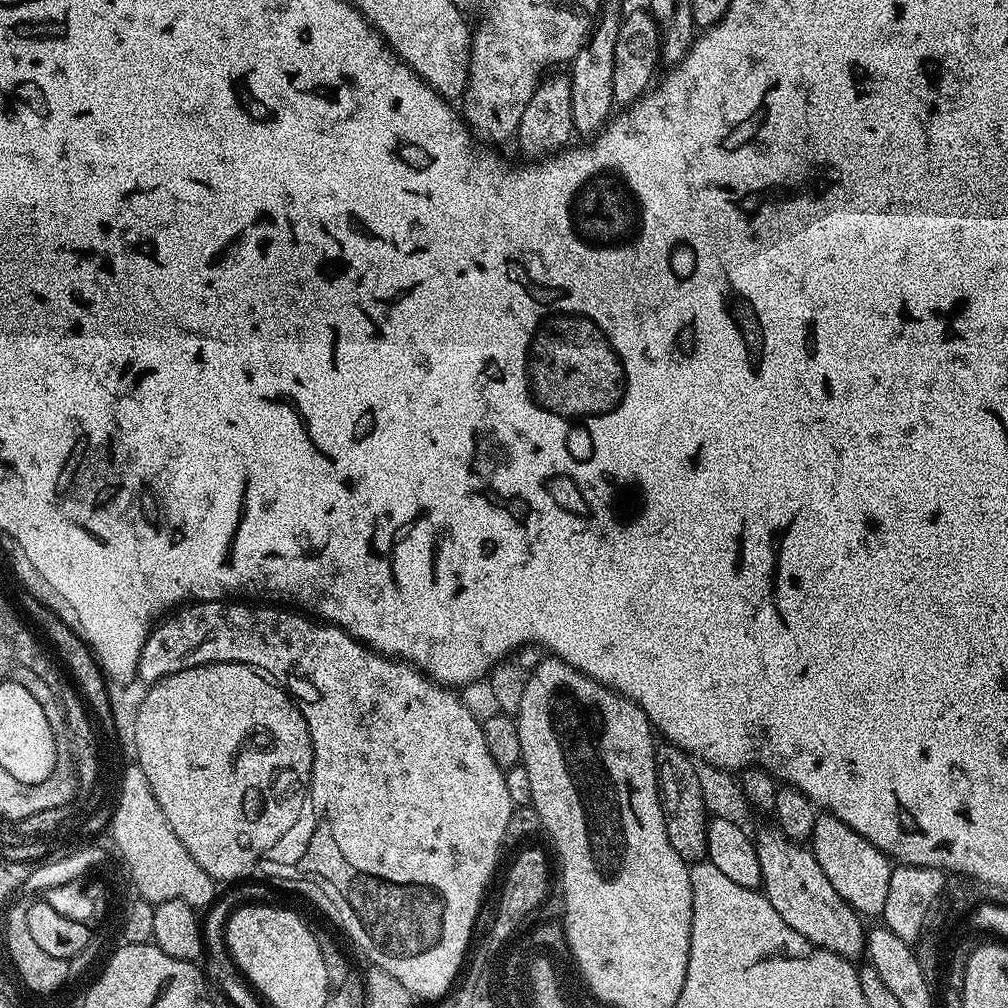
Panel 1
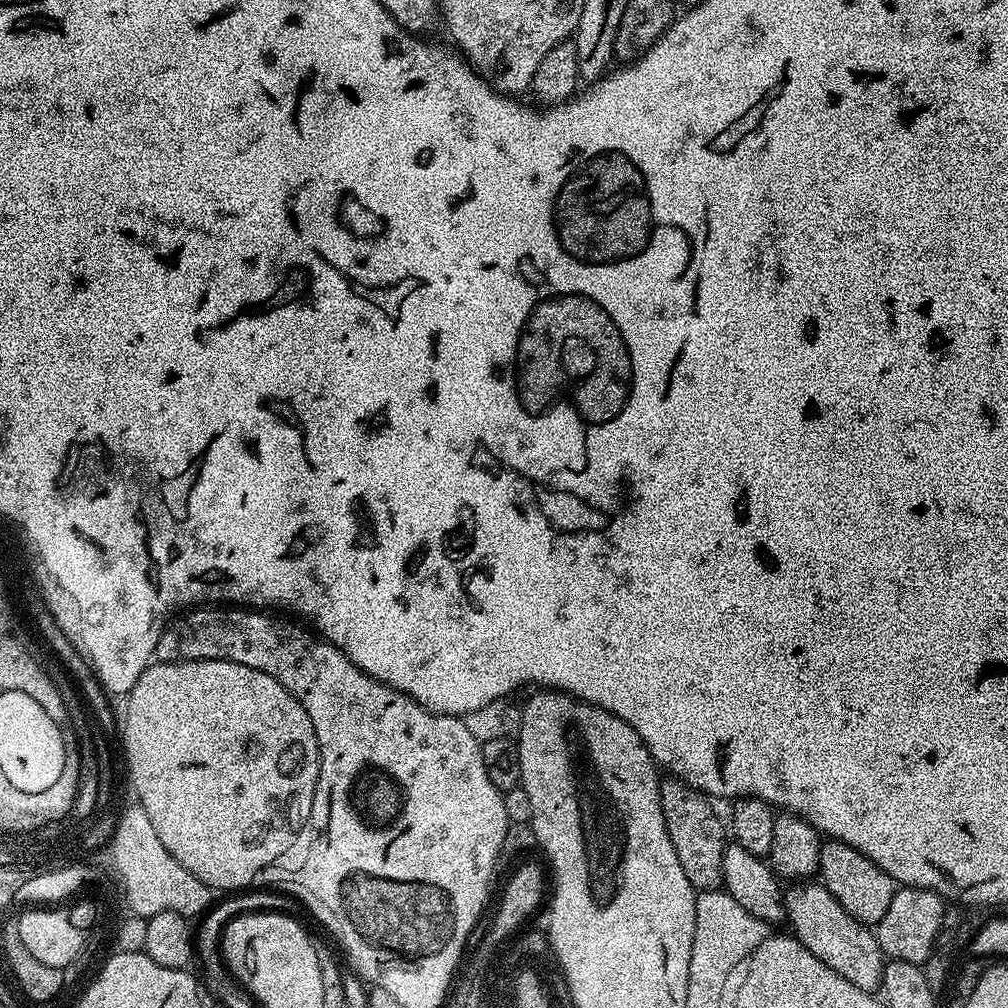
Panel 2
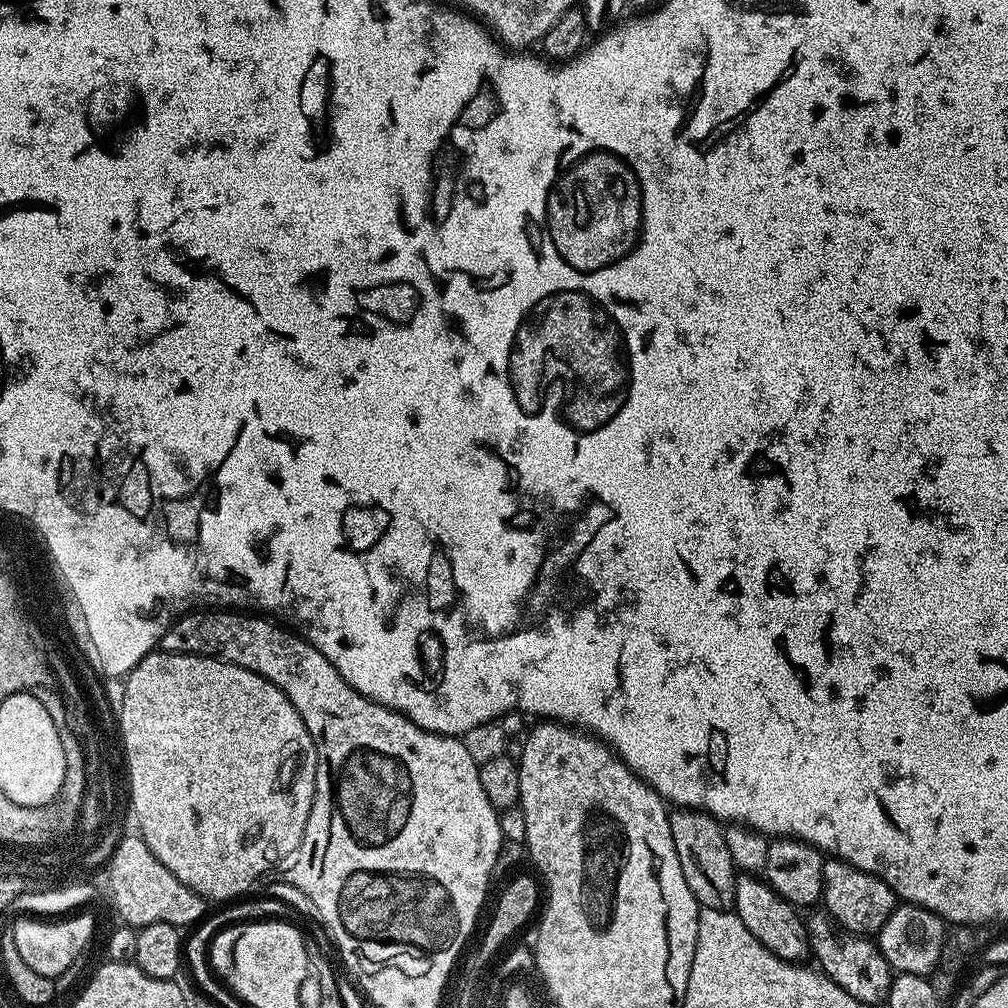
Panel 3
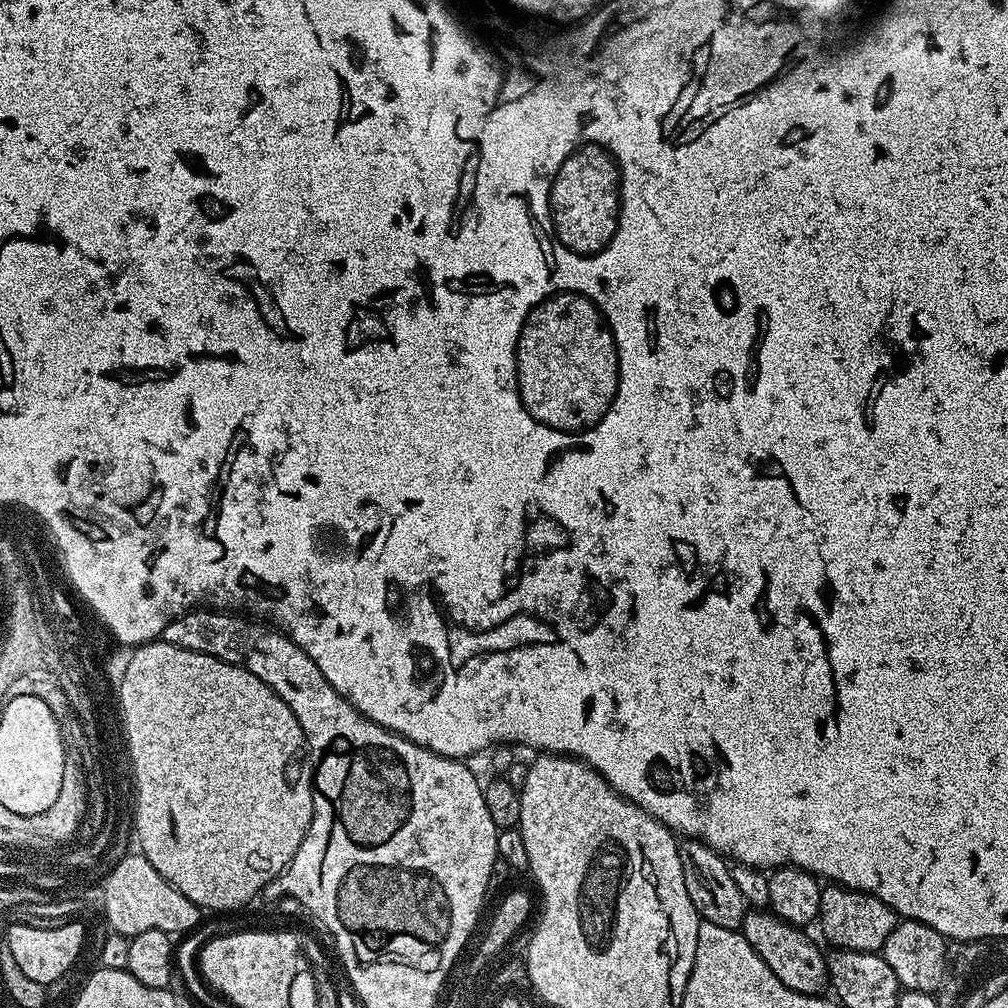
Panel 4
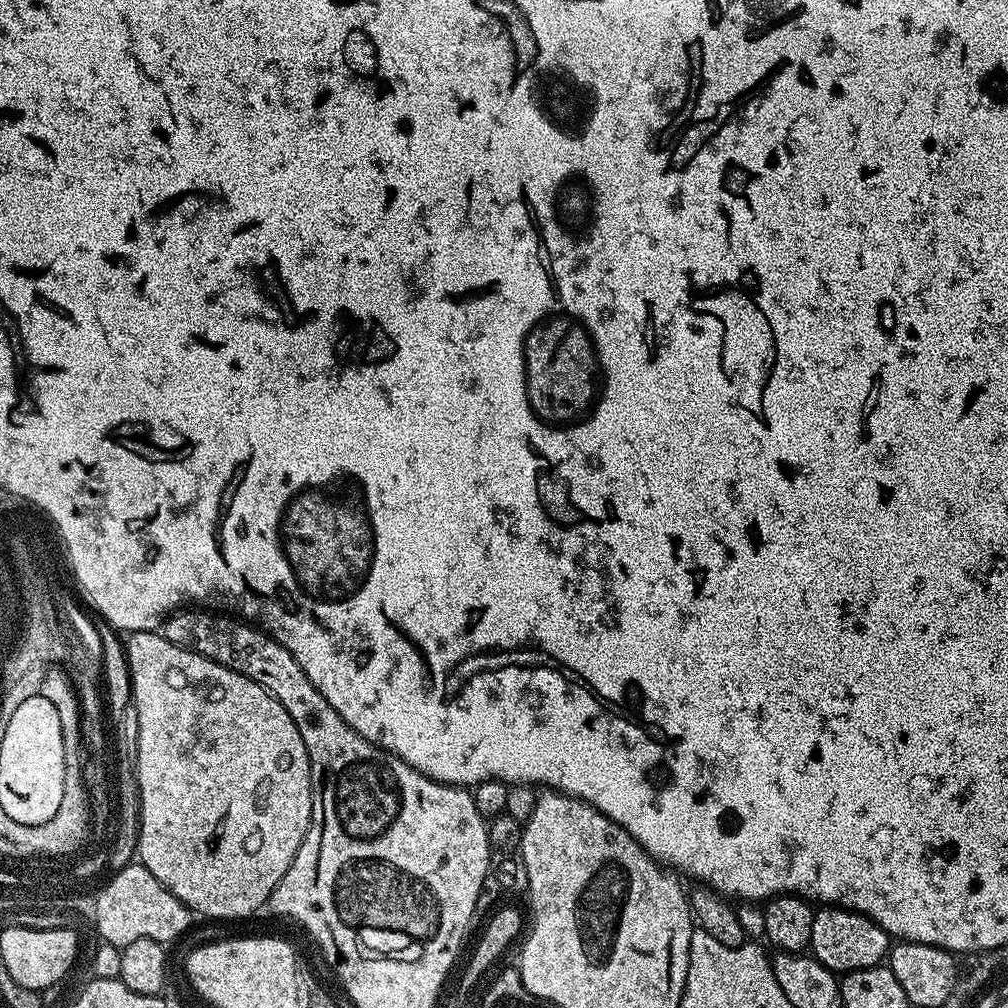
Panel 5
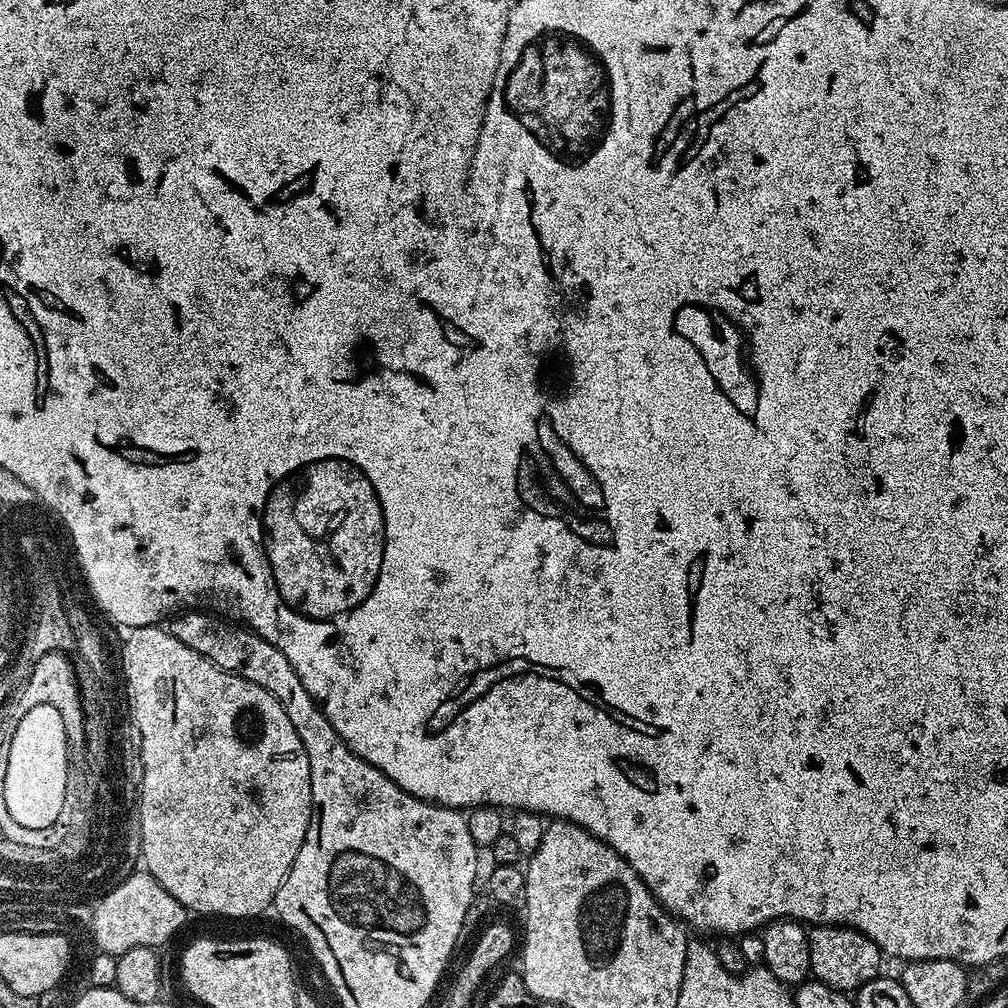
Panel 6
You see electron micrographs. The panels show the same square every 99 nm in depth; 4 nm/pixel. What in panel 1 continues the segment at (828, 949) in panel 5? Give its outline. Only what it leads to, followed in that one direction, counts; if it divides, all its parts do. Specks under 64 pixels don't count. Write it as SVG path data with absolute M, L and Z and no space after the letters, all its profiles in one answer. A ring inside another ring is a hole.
M830 814L817 815L810 841L810 850L822 866L830 886L842 894L842 898L861 917L879 917L886 906L886 894L890 894L890 874L894 864L878 846L871 844L858 830L850 830L846 822Z

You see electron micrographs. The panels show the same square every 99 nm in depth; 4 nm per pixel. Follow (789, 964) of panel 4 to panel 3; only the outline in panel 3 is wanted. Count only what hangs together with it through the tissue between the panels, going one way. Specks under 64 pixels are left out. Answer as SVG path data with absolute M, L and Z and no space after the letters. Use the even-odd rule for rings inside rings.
M756 874L741 875L736 882L734 911L738 918L742 918L742 922L746 922L746 930L750 930L750 934L754 934L754 938L758 938L758 942L762 942L762 946L766 946L774 955L793 962L809 959L808 925L805 917L790 902L782 899L768 885L767 880Z

